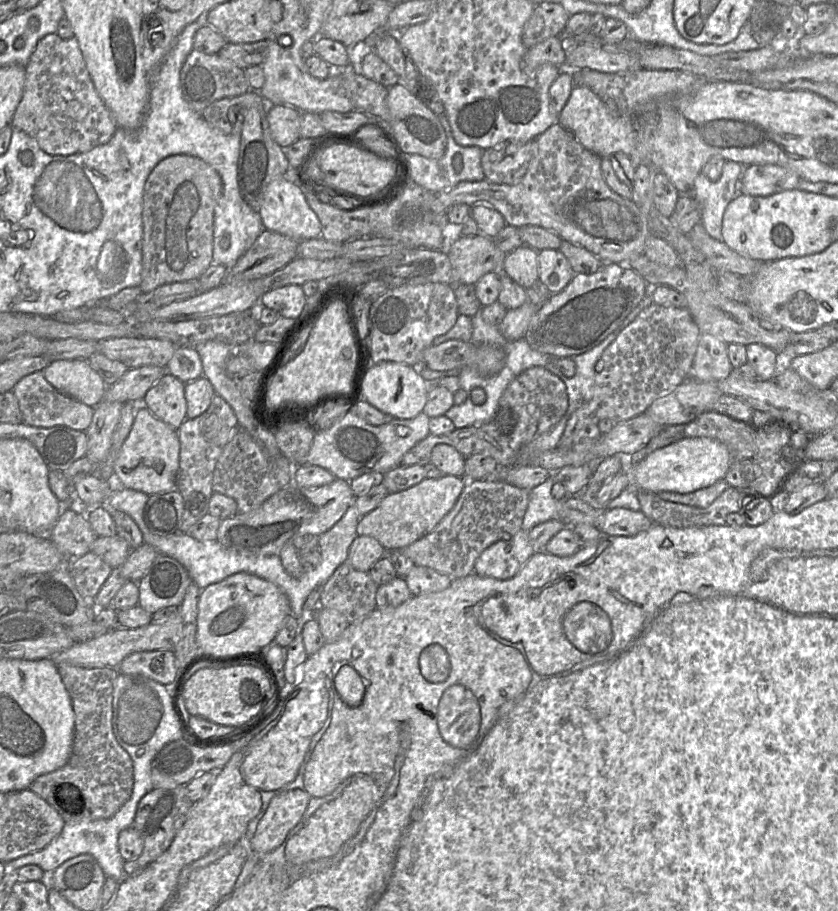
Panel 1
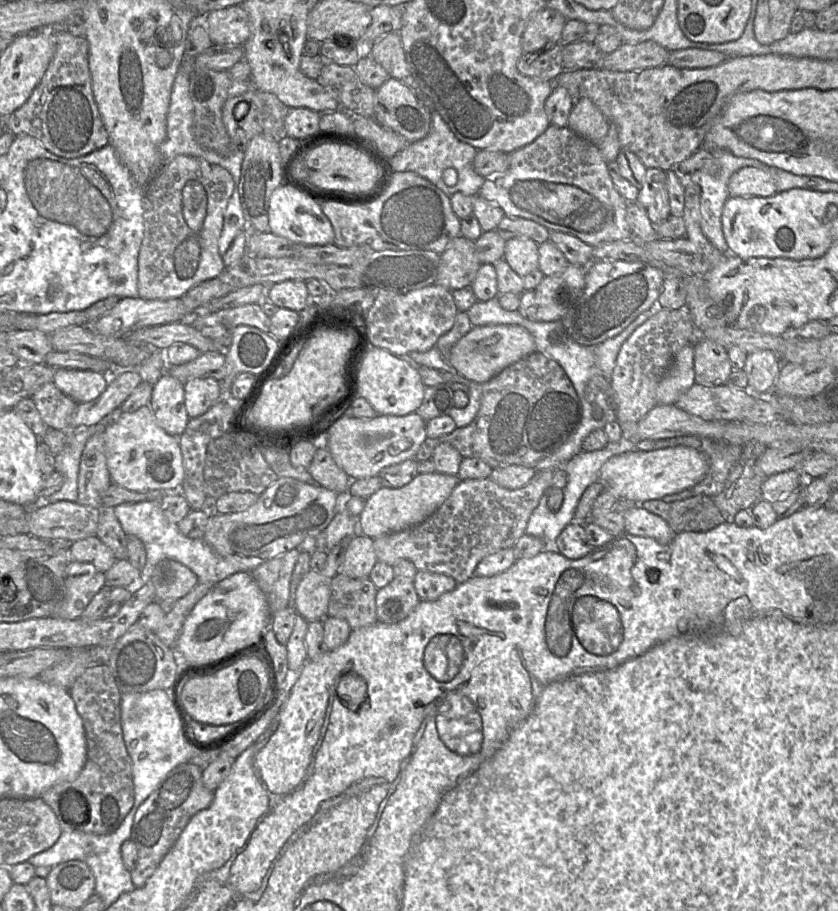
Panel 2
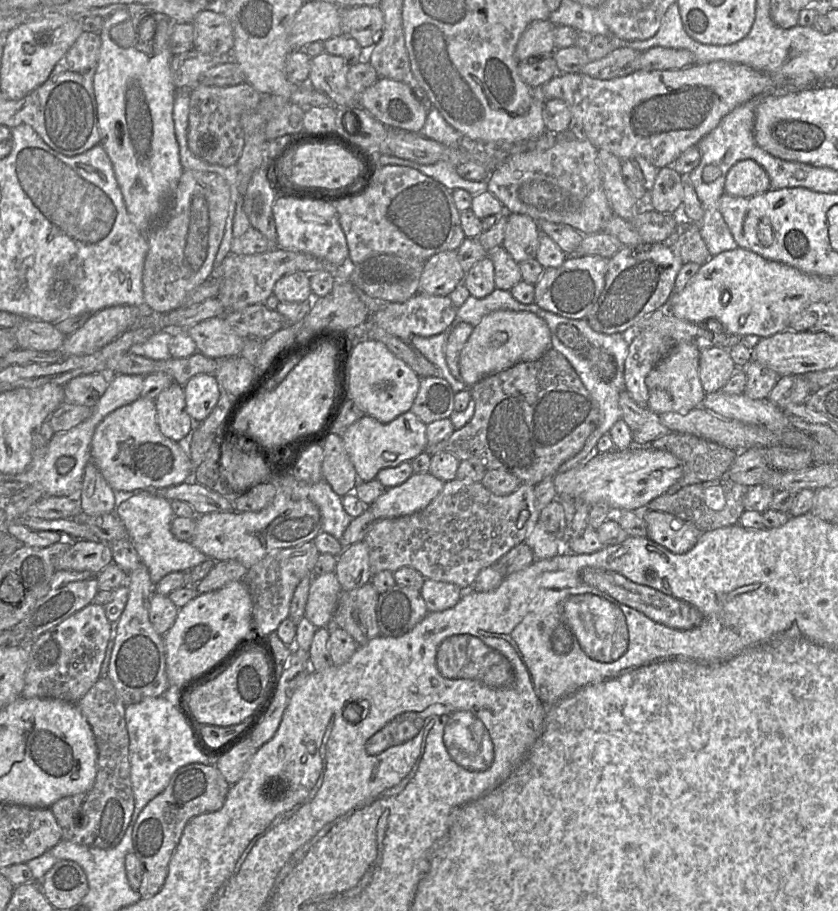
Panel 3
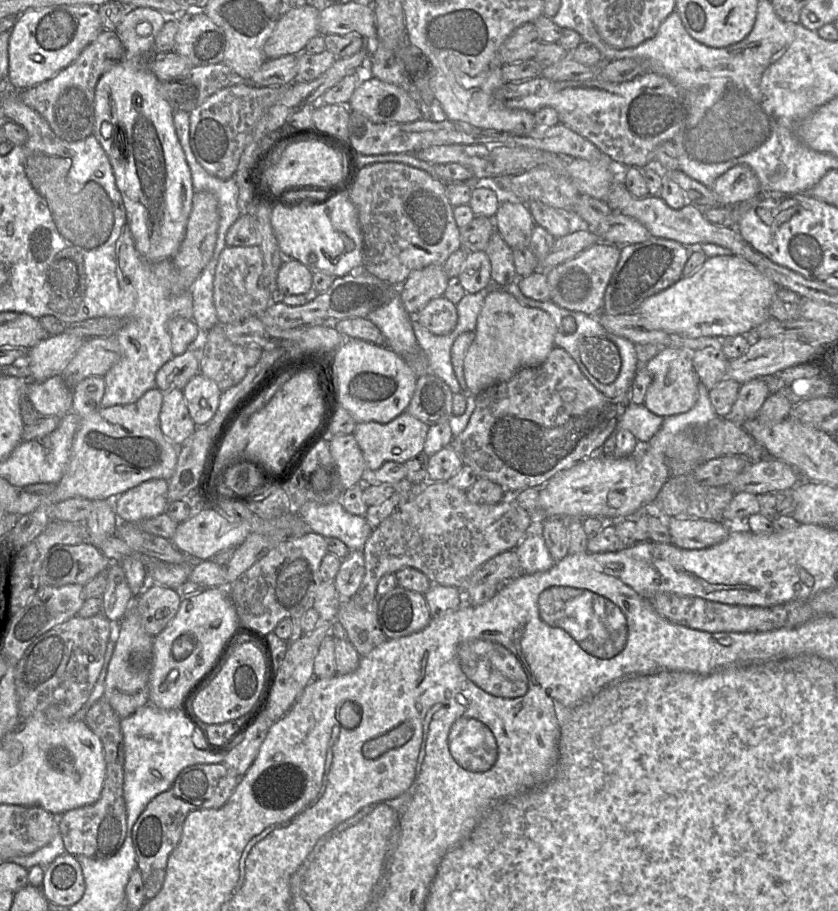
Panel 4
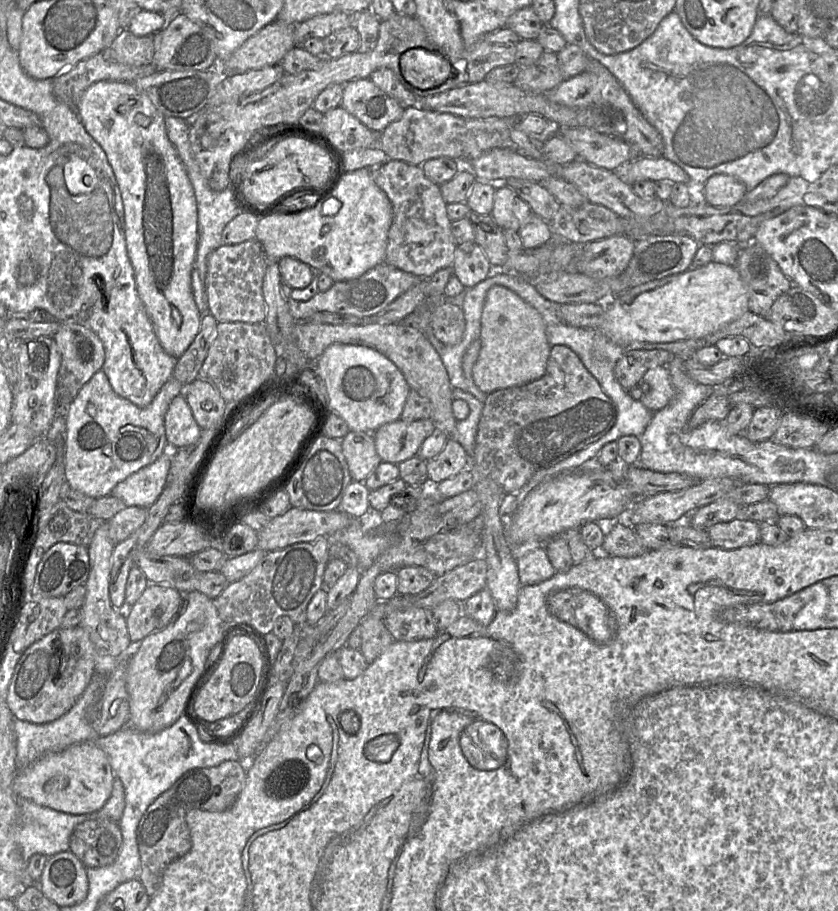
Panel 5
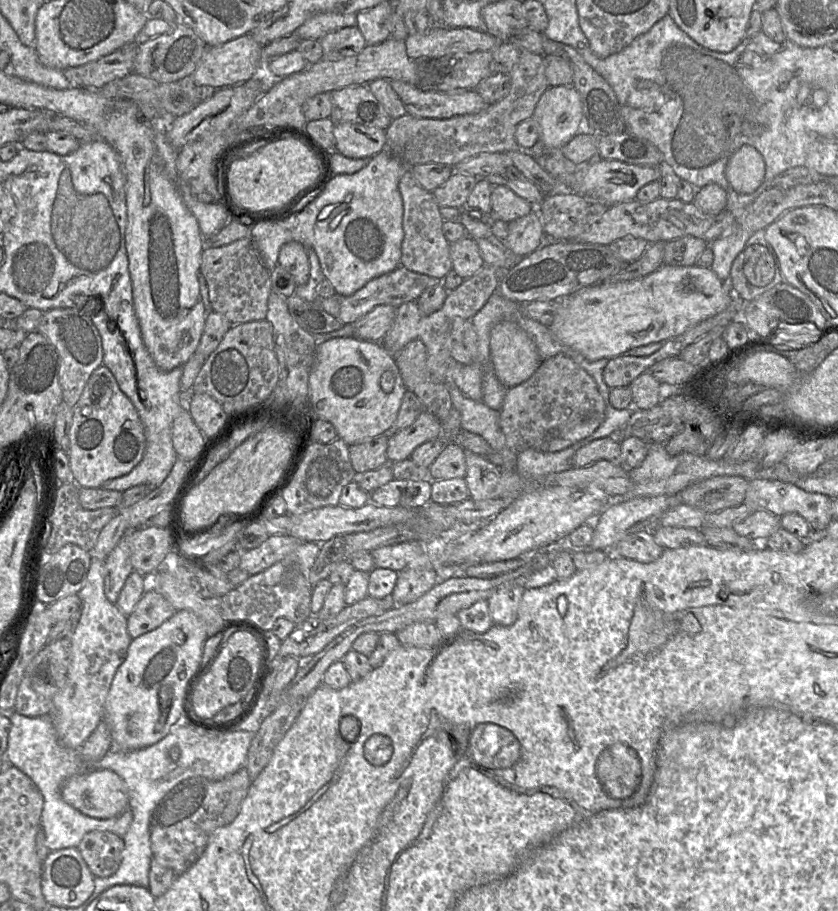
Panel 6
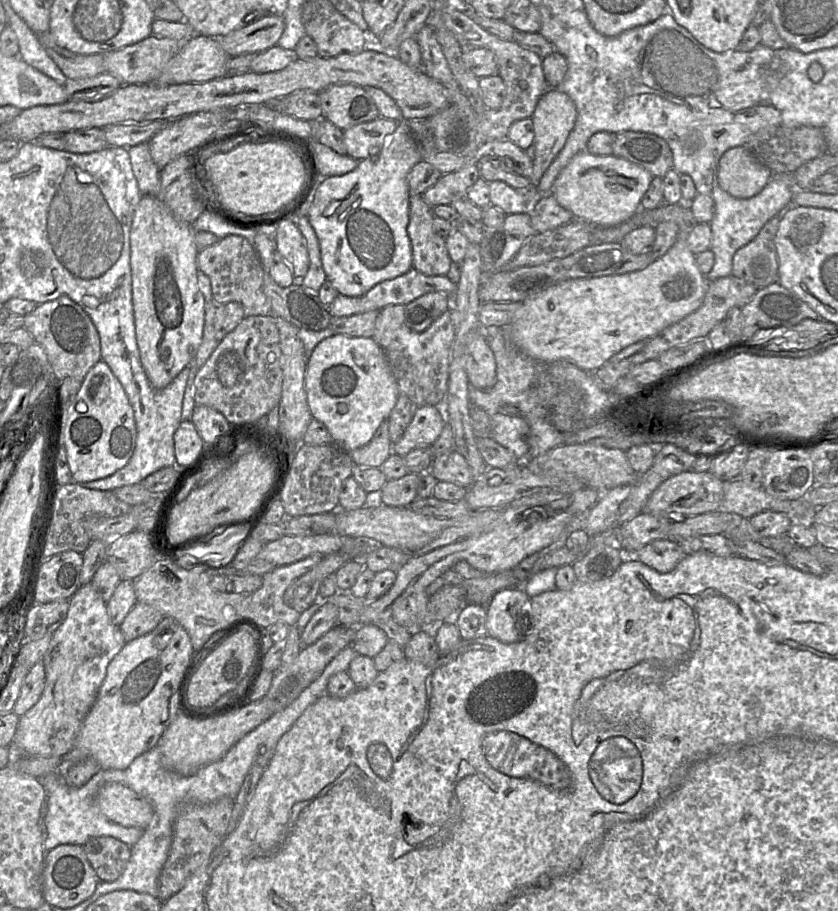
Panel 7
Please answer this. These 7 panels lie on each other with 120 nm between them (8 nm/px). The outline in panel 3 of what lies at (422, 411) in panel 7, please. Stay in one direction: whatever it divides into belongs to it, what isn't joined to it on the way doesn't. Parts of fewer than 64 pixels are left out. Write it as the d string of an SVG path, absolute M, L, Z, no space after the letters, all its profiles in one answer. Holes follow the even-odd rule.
M409 410L386 424L365 415L340 432L345 451L355 467L359 480L369 482L376 478L379 470L396 467L402 462L411 462L424 452L427 447L426 430L427 424Z

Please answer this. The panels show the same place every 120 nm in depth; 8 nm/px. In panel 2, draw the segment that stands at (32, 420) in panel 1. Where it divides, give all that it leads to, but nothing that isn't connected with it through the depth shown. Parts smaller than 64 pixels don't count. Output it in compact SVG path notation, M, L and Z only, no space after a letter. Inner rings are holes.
M52 382L43 384L30 398L48 428L70 430L70 417L78 403L63 394Z

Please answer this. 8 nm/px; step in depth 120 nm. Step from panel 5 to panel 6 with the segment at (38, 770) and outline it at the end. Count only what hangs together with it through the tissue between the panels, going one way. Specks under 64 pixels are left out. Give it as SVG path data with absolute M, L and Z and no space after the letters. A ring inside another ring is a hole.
M107 769L71 776L64 781L61 794L69 805L92 818L114 818L129 808L126 783Z

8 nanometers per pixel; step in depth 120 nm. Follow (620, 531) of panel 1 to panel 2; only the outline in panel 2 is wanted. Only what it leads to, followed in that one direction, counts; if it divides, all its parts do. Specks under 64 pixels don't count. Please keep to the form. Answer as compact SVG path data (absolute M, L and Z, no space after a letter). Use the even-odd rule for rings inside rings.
M641 506L622 511L625 519L625 533L653 538L660 544L670 543L677 534L665 520Z

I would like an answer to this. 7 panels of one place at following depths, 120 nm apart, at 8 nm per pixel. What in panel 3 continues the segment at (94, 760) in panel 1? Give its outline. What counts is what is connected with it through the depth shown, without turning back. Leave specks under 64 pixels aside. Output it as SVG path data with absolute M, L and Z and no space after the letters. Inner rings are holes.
M100 677L76 704L95 736L97 774L89 791L60 798L50 806L50 810L61 828L62 839L88 847L110 849L122 840L134 811L126 705L108 677Z

